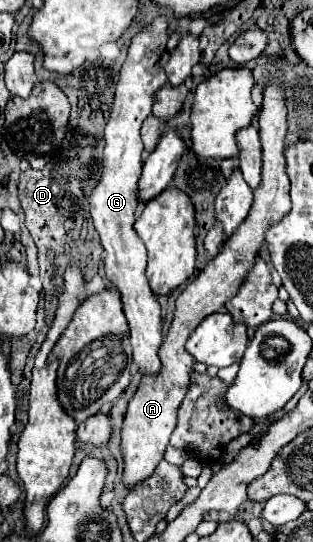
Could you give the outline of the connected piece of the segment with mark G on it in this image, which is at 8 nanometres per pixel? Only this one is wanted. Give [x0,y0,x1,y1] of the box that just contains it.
[89,17,167,377]

